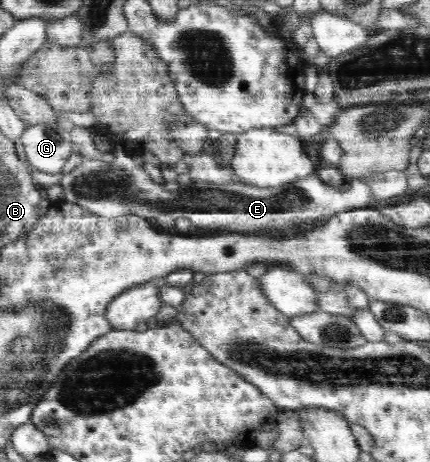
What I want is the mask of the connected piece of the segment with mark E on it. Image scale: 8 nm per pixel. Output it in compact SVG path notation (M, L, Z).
M120 135L116 141L116 149L112 150L116 159L112 163L84 159L83 163L63 175L60 185L65 201L107 218L137 215L147 219L153 226L156 224L158 230L169 229L171 220L188 218L194 228L240 233L287 228L293 222L315 223L346 210L384 205L372 197L369 187L361 179L353 180L350 189L343 191L327 185L316 173L276 187L261 188L233 181L215 184L192 180L189 184L180 185L178 191L167 191L161 183L151 179L139 155L125 151Z

